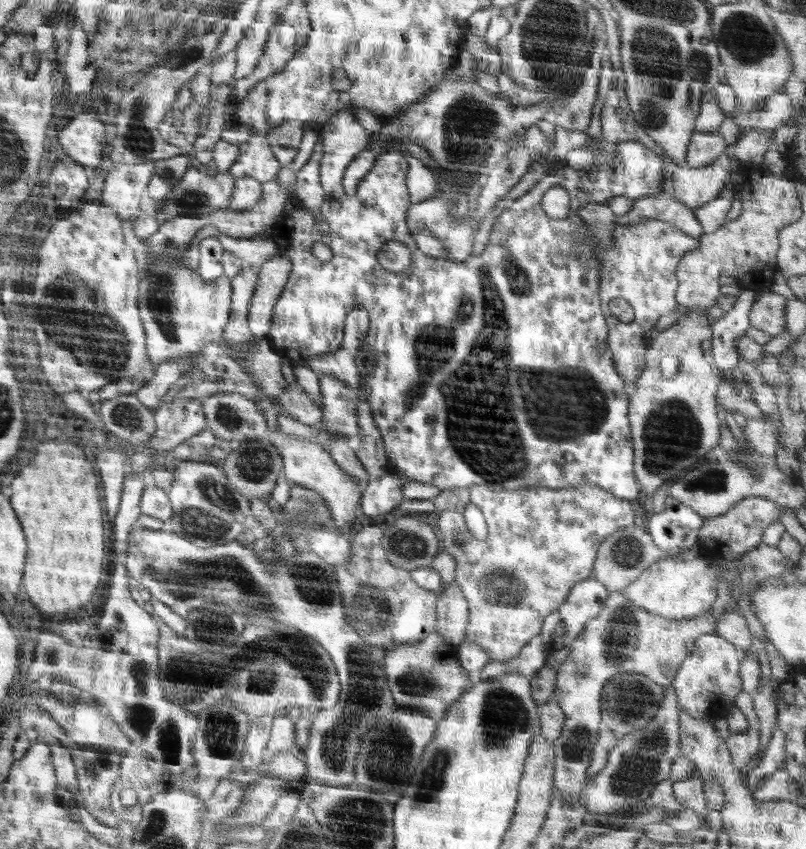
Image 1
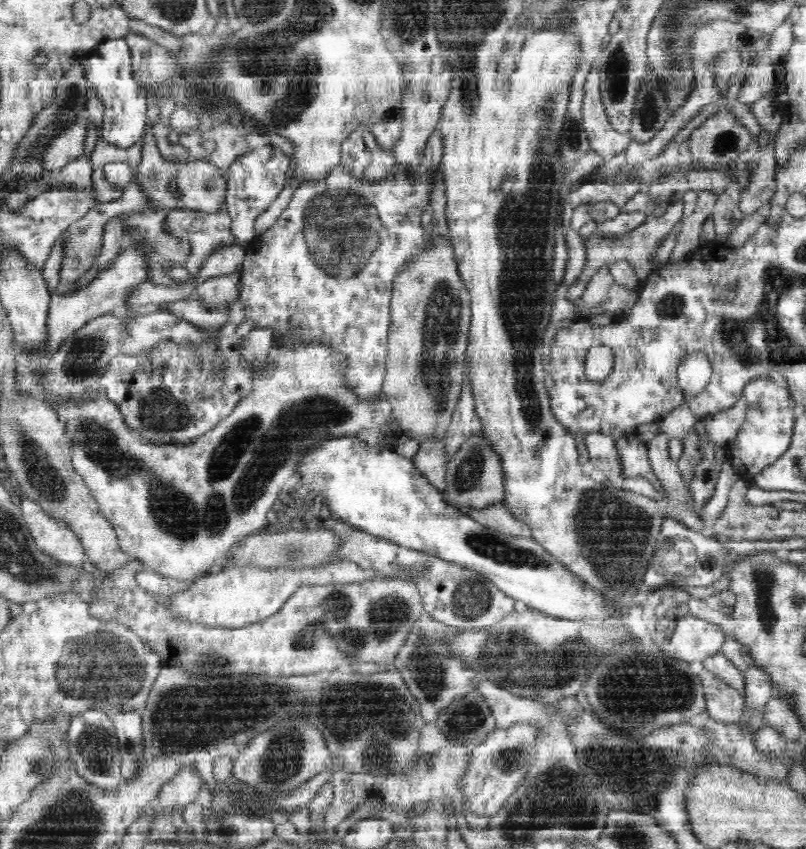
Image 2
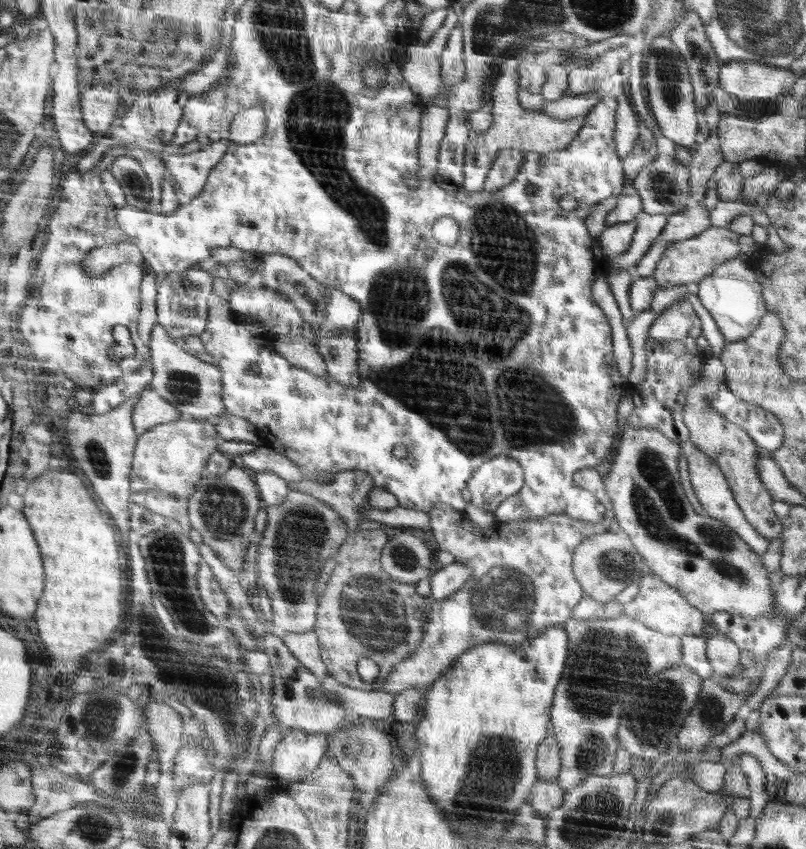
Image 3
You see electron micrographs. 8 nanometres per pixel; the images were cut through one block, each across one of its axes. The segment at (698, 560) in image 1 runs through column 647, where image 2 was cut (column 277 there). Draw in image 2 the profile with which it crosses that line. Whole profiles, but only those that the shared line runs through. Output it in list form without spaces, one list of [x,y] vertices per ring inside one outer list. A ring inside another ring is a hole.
[[[346,560],[300,571],[292,571],[287,567],[279,570],[262,570],[251,566],[229,567],[220,573],[203,576],[184,592],[172,594],[169,596],[168,607],[176,616],[184,617],[187,621],[202,622],[212,627],[242,628],[247,624],[266,620],[278,612],[299,585],[350,584],[378,578],[380,575],[376,575],[374,571],[364,570]]]

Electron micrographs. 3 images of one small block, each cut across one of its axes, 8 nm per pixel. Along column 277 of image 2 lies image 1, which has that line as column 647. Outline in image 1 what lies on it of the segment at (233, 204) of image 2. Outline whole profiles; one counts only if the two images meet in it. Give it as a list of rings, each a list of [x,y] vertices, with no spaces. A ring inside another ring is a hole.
[[[636,140],[618,142],[612,145],[610,150],[617,150],[618,158],[614,157],[610,162],[604,162],[604,164],[596,164],[588,172],[578,172],[572,166],[564,165],[555,173],[550,173],[550,175],[546,175],[542,180],[539,180],[524,196],[516,198],[510,208],[504,209],[498,215],[498,218],[494,220],[490,240],[484,247],[484,251],[478,255],[470,255],[462,262],[427,255],[416,246],[413,233],[406,225],[406,216],[410,206],[412,206],[412,200],[408,196],[406,186],[406,176],[409,172],[408,161],[396,146],[388,148],[386,154],[376,156],[376,162],[374,162],[372,170],[362,178],[362,182],[358,184],[358,188],[353,195],[344,193],[339,198],[328,197],[328,200],[324,199],[318,207],[318,213],[314,209],[306,209],[306,207],[300,206],[292,213],[287,223],[278,224],[272,228],[270,238],[276,242],[276,246],[280,248],[282,253],[292,259],[292,270],[290,270],[288,282],[283,286],[283,290],[276,304],[274,304],[269,338],[272,340],[272,344],[287,350],[287,359],[289,361],[293,361],[294,356],[300,356],[301,353],[307,358],[334,353],[341,346],[343,324],[349,312],[358,307],[365,308],[368,311],[370,328],[366,341],[372,351],[376,353],[376,356],[374,356],[376,357],[376,366],[374,366],[371,373],[372,379],[370,381],[360,381],[356,392],[360,394],[362,393],[360,389],[362,389],[366,393],[366,399],[370,403],[370,411],[372,411],[376,427],[380,430],[384,442],[387,463],[390,466],[395,466],[392,468],[392,472],[396,476],[406,476],[408,480],[432,484],[440,490],[454,487],[470,488],[474,485],[489,487],[490,491],[519,490],[535,486],[542,486],[547,489],[563,489],[578,487],[584,485],[584,483],[592,483],[600,485],[613,496],[623,500],[632,501],[632,498],[638,496],[638,494],[634,494],[634,492],[638,492],[638,486],[636,486],[636,474],[632,472],[633,444],[632,430],[630,424],[628,424],[628,396],[624,392],[624,382],[618,375],[618,370],[614,368],[614,358],[608,344],[609,325],[602,314],[601,300],[599,299],[600,265],[598,265],[598,259],[592,253],[592,241],[589,241],[589,238],[583,238],[582,244],[584,245],[582,245],[580,253],[578,253],[578,247],[574,245],[574,242],[577,241],[575,235],[579,232],[578,228],[582,228],[586,224],[584,219],[578,215],[578,210],[582,206],[586,206],[586,204],[604,204],[604,206],[607,206],[608,200],[612,200],[614,196],[618,195],[626,195],[635,201],[636,198],[652,196],[652,194],[662,192],[664,182],[668,182],[667,186],[670,187],[670,160],[666,160],[666,156],[657,155],[652,149]],[[554,186],[562,186],[570,194],[570,212],[568,212],[566,218],[560,218],[560,220],[550,218],[542,210],[542,197],[547,190],[554,188]],[[318,220],[326,220],[330,226],[330,232],[319,231],[315,227]],[[388,241],[403,242],[410,248],[411,264],[407,269],[395,272],[388,271],[380,266],[376,254]],[[316,242],[324,242],[326,246],[330,246],[332,259],[324,262],[312,255],[312,245]]]

